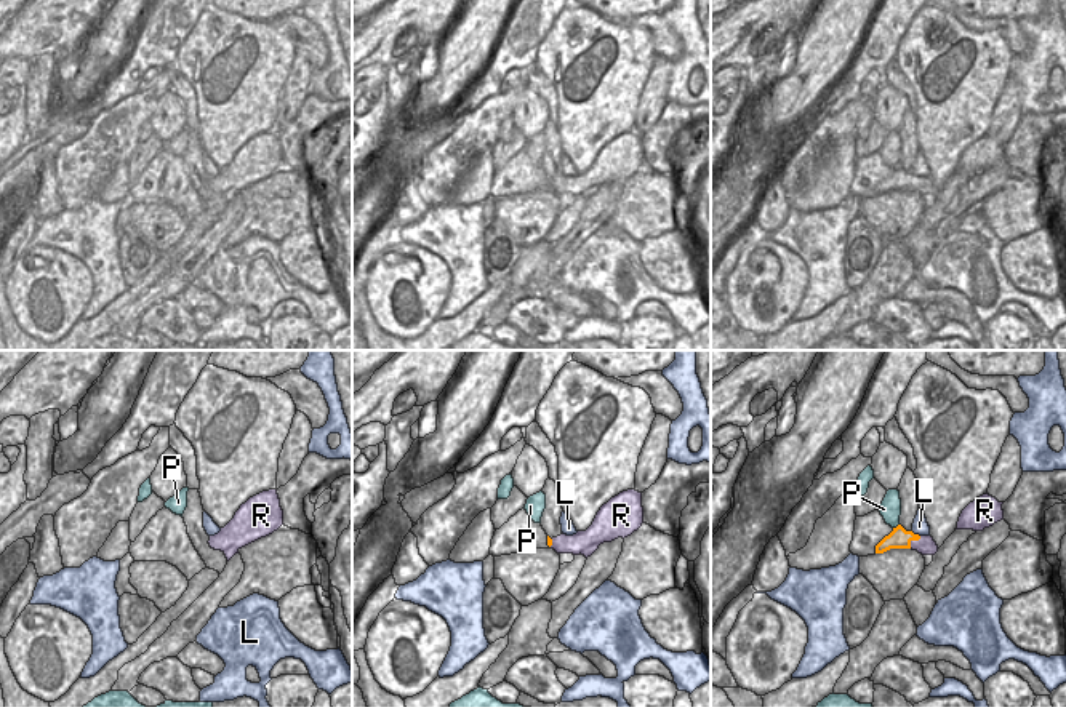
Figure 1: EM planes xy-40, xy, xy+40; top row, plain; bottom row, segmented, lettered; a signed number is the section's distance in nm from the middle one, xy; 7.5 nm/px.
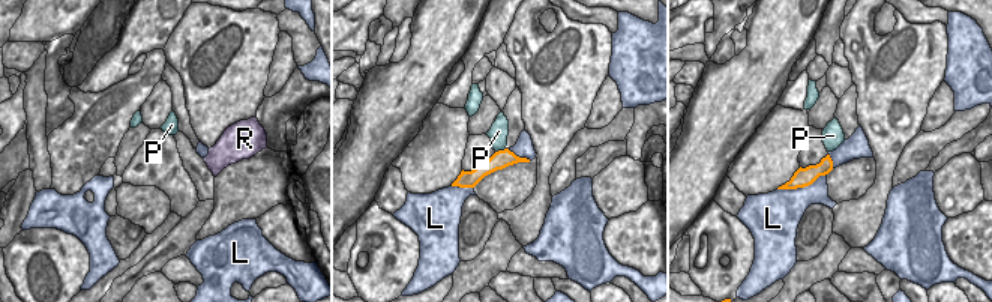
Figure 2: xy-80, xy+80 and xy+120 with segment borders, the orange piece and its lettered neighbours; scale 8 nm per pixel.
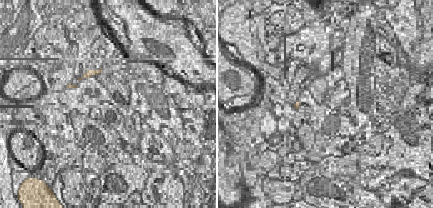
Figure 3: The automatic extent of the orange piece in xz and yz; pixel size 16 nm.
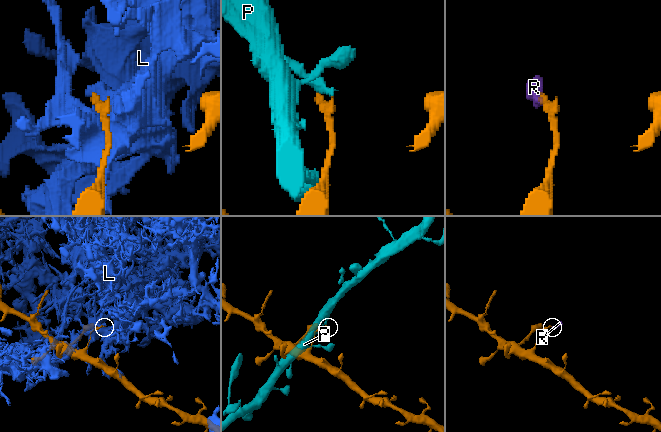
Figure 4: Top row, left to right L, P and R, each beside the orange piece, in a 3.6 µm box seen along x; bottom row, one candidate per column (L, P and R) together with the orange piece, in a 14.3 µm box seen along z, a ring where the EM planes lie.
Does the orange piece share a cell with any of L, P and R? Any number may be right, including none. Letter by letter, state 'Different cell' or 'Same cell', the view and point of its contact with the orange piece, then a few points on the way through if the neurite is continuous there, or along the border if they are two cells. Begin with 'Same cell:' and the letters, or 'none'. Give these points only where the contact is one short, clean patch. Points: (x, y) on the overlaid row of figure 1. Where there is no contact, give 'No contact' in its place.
Same cell: none
L: Different cell. Touches orange at xy+40 (916, 535)
P: Different cell. Touches orange at xy+40 (897, 527)
R: Different cell. Touches orange at xy+40 (913, 539). Boundary: xy+40 (921, 536), (909, 547)

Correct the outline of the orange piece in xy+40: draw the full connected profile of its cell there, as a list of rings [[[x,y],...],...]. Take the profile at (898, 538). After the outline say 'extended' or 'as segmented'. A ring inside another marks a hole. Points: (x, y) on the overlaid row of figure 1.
[[[901,525],[885,536],[877,545],[876,553],[884,553],[890,549],[911,549],[912,541],[919,541],[920,536],[912,531],[906,531]]]; as segmented

